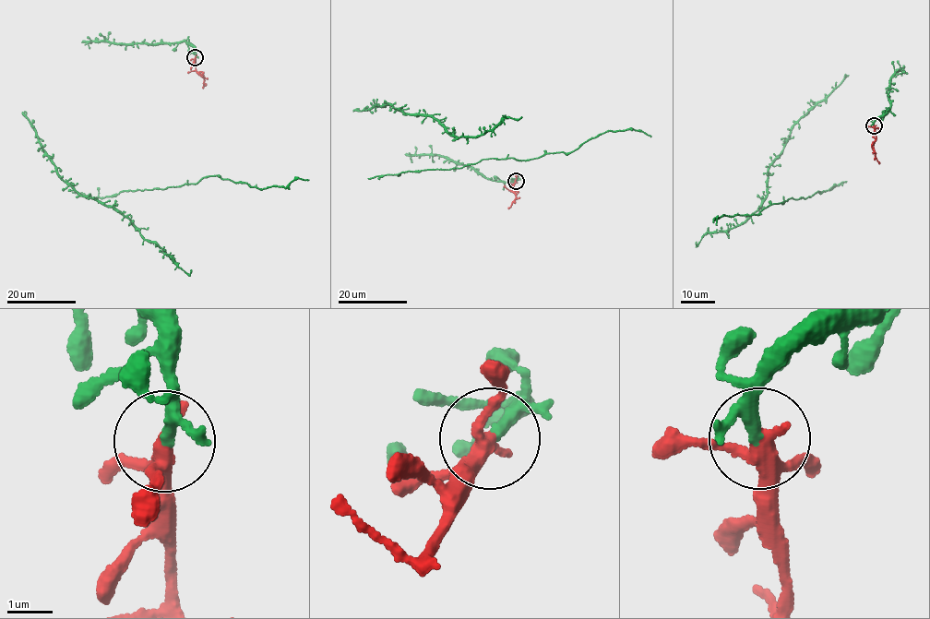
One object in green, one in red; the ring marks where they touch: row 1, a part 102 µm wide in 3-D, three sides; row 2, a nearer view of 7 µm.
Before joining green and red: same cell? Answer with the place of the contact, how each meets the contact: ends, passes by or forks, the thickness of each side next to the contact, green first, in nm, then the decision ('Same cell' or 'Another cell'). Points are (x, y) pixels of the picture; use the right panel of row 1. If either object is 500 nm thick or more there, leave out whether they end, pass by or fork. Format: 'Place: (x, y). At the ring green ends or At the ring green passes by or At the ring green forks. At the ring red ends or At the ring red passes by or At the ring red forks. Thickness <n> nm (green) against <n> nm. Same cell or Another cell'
Place: (874, 125). At the ring green passes by. At the ring red passes by. Thickness 200 nm (green) against 320 nm. Same cell

